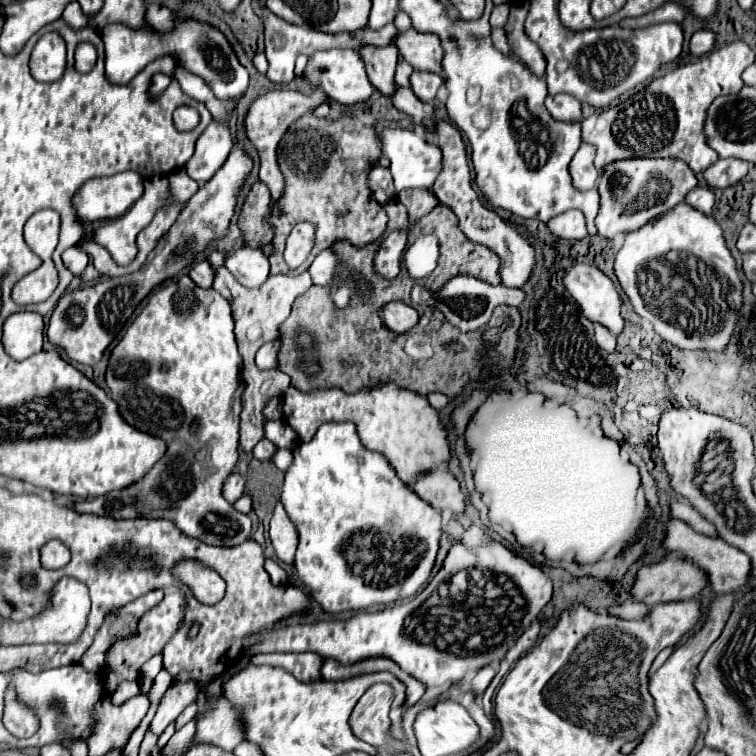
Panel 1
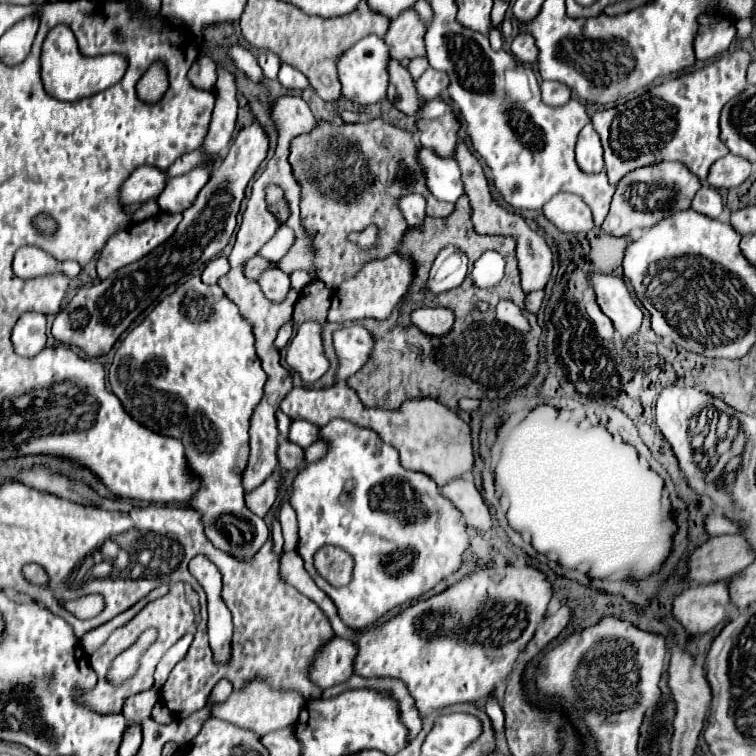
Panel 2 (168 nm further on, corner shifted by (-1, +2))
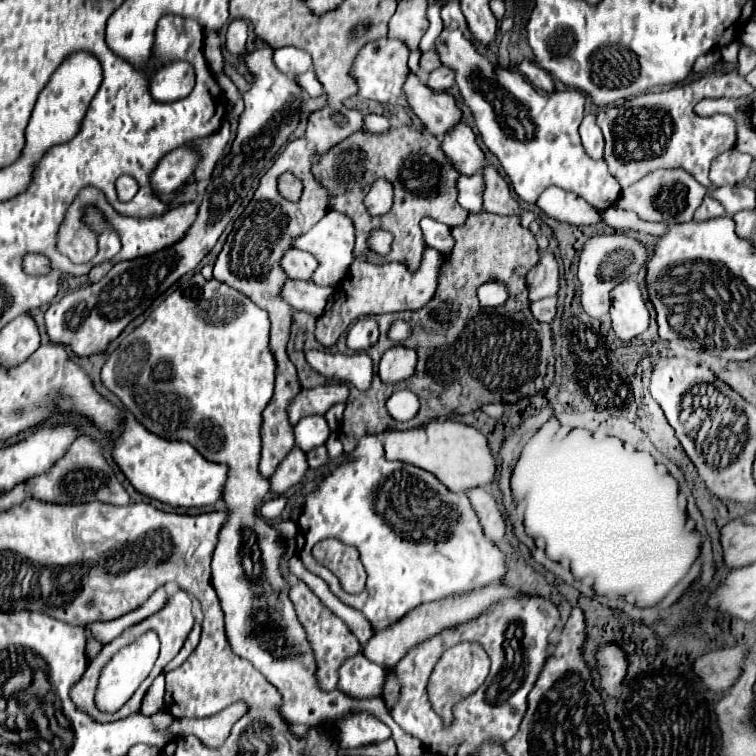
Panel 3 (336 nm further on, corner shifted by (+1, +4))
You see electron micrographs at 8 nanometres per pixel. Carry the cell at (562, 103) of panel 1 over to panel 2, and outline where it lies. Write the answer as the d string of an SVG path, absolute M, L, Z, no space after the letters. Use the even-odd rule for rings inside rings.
M542 81L542 101L556 107L564 105L570 99L570 89L560 81Z

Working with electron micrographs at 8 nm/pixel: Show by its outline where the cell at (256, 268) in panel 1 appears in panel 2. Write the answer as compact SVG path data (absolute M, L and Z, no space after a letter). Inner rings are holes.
M268 269L266 275L258 279L258 283L272 303L282 303L290 291L290 277L280 269Z

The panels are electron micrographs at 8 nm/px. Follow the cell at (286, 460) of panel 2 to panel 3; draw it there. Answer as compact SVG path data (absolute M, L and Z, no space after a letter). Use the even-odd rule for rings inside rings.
M318 447L318 449L314 449L314 451L310 451L310 453L308 453L308 465L310 465L312 469L316 469L316 467L324 465L326 461L328 461L326 447Z

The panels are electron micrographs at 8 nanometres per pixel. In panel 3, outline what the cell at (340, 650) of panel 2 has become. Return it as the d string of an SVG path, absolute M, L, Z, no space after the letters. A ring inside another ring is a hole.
M362 653L348 657L338 669L338 689L352 697L382 695L382 681L386 671L368 661Z

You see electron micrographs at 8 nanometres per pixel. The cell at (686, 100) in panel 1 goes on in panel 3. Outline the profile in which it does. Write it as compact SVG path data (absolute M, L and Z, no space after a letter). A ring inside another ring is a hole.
M710 71L702 77L682 83L670 89L642 93L622 105L608 107L596 113L598 127L606 139L604 161L614 179L624 187L636 183L644 175L656 169L682 167L696 181L710 187L708 169L712 159L720 153L728 151L736 143L736 122L731 117L716 114L714 117L702 117L694 111L696 103L702 99L722 99L722 97L742 97L752 93L754 89L746 83L746 79L736 71Z

